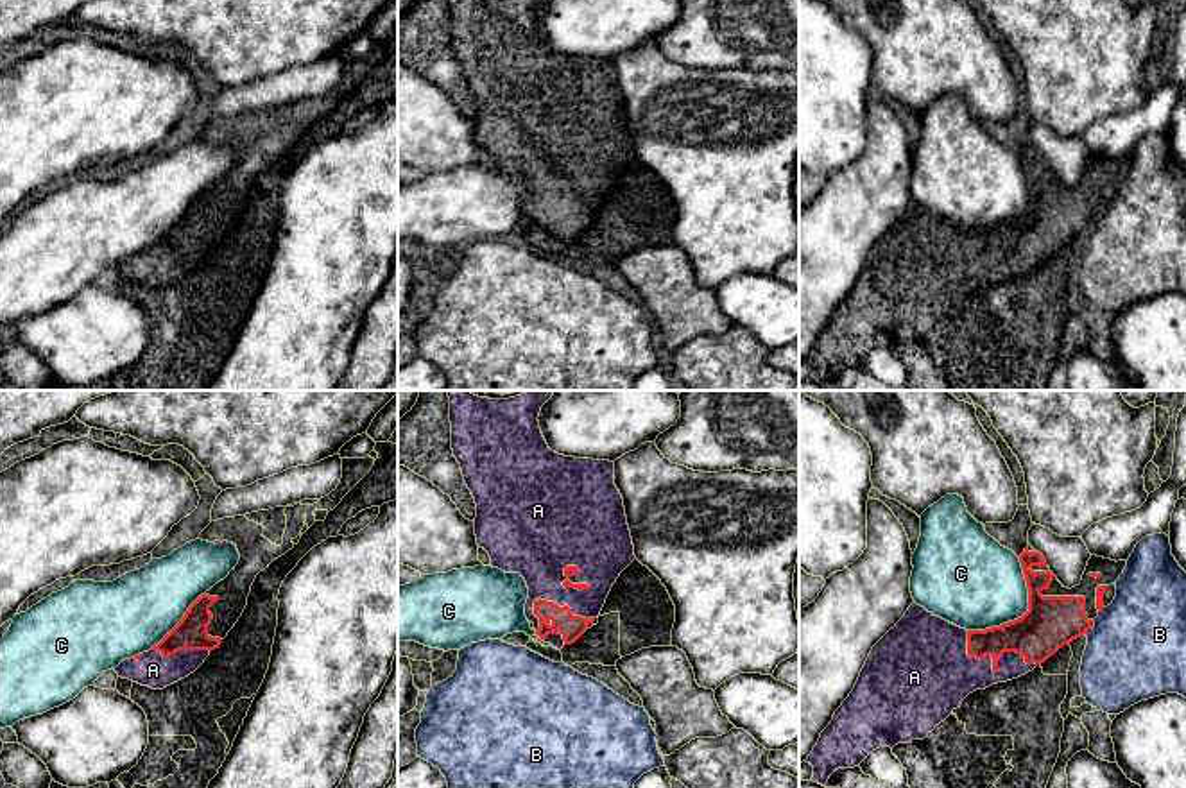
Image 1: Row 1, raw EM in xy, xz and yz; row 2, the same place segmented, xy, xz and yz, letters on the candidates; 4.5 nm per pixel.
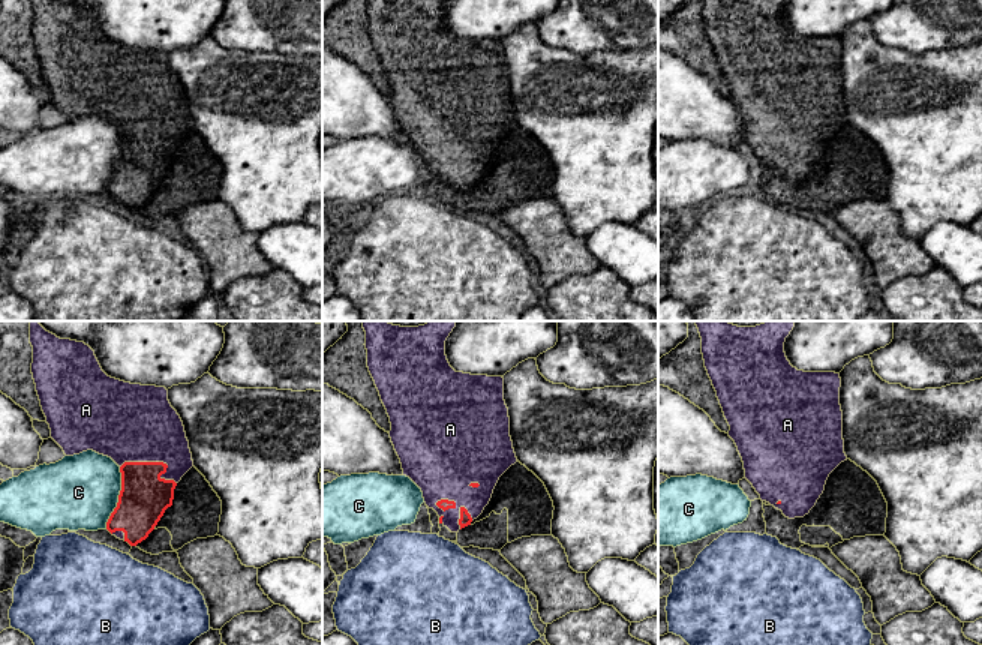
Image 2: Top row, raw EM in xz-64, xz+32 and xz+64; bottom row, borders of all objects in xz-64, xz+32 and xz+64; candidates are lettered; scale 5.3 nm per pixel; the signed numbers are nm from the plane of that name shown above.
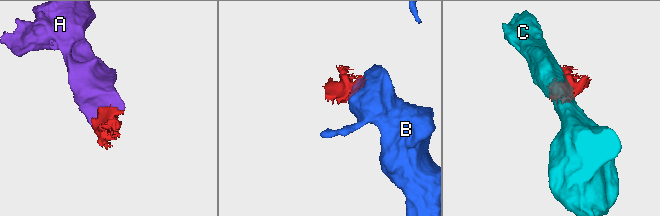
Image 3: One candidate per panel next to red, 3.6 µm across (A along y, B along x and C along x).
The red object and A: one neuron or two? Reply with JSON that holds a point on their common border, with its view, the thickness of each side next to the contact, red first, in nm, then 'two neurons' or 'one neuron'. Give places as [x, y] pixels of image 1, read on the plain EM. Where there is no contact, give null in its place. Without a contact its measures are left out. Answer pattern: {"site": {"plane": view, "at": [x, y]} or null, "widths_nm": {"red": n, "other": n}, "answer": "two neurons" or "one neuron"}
{"site": {"plane": "yz", "at": [993, 267]}, "widths_nm": {"red": 220, "other": 320}, "answer": "one neuron"}

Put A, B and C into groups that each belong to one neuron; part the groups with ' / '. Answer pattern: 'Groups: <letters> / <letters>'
Groups: A / B / C

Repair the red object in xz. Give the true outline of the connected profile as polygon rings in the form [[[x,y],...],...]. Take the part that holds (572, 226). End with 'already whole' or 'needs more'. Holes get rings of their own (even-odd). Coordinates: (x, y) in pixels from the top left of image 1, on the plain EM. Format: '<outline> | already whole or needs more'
[[[450,0],[450,21],[451,21],[451,48],[453,56],[460,63],[464,81],[471,90],[477,102],[475,134],[477,143],[484,147],[491,156],[491,165],[505,172],[520,172],[529,186],[529,197],[525,202],[525,215],[534,222],[536,233],[561,249],[564,244],[575,242],[593,220],[598,217],[606,197],[620,176],[620,172],[636,158],[631,129],[627,124],[623,97],[614,84],[614,61],[564,56],[552,50],[539,27],[539,11],[546,0]]] | needs more

